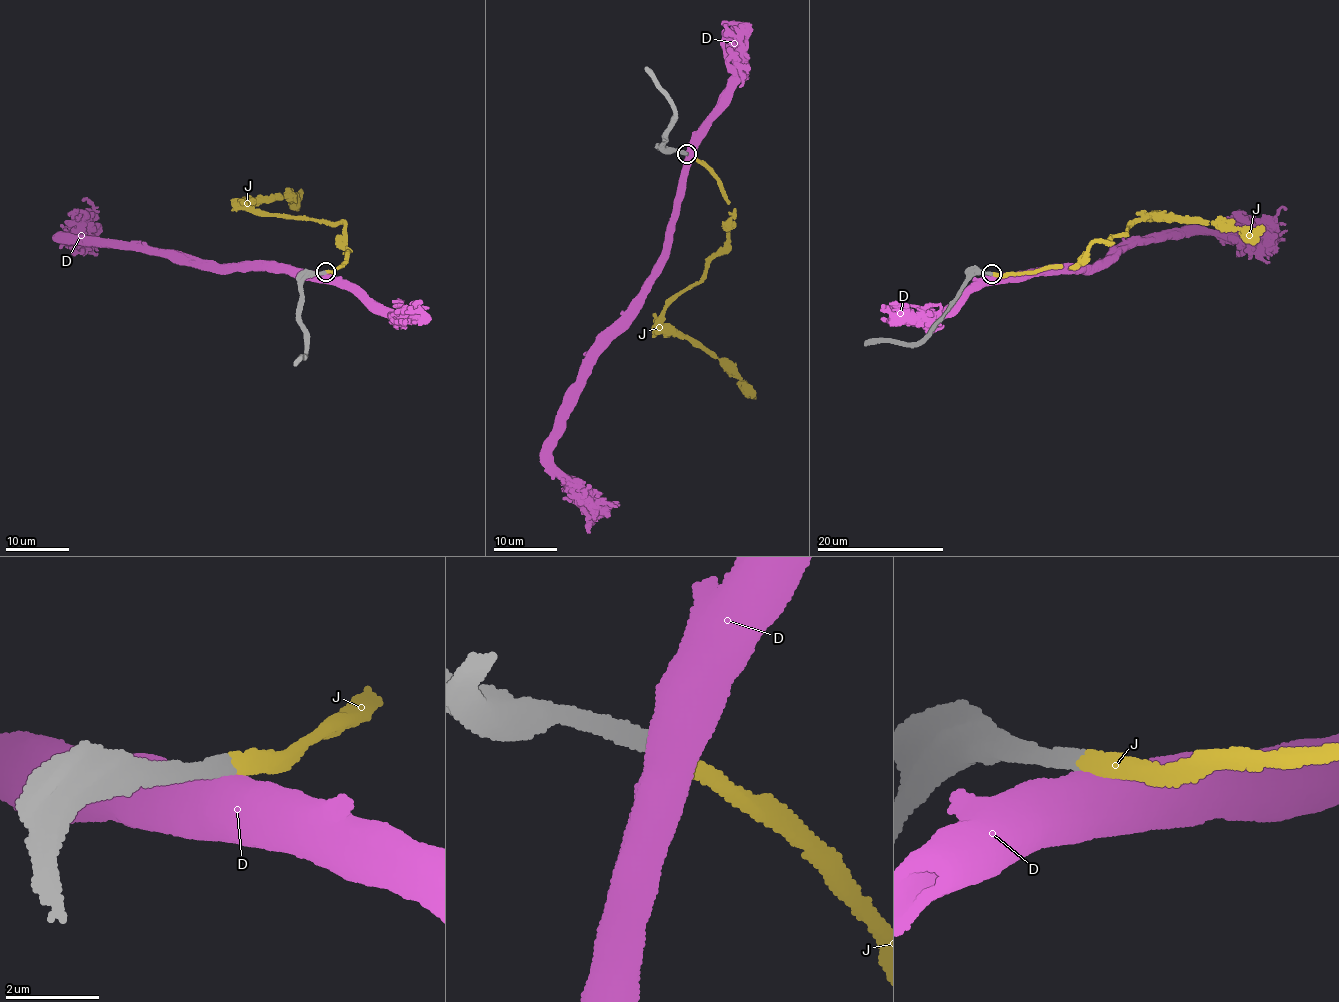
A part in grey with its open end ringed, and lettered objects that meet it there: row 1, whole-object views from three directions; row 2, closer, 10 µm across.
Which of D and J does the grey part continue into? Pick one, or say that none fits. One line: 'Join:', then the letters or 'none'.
Join: J

